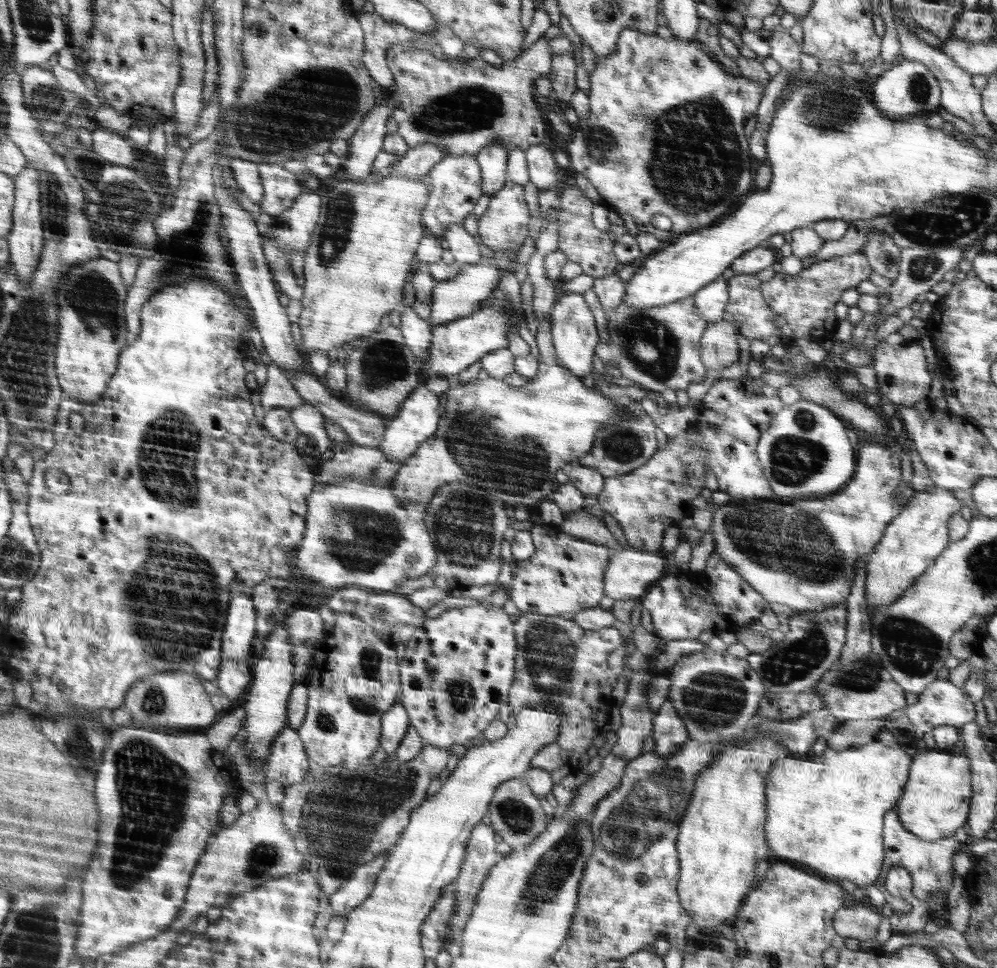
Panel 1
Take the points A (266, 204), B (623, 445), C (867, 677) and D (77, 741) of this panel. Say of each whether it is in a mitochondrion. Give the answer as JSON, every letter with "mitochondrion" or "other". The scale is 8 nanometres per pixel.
{"A":"other","B":"mitochondrion","C":"mitochondrion","D":"mitochondrion"}

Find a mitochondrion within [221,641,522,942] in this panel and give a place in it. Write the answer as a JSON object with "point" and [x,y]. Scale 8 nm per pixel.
{"point":[344,816]}

